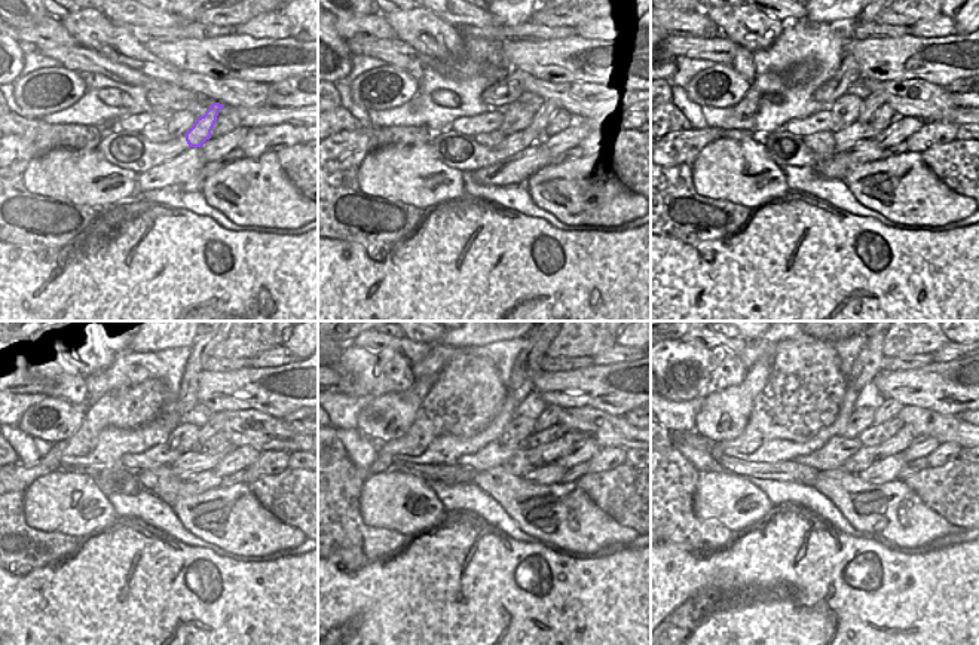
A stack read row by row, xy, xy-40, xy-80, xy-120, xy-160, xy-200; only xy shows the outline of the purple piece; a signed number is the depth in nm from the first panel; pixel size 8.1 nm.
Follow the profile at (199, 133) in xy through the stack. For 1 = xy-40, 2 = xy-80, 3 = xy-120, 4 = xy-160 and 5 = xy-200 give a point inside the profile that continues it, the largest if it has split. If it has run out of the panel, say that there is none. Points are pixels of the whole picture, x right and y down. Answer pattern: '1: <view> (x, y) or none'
1: xy-40 (538, 124)
2: xy-80 (884, 113)
3: xy-120 (217, 442)
4: xy-160 (556, 431)
5: xy-200 (875, 434)

